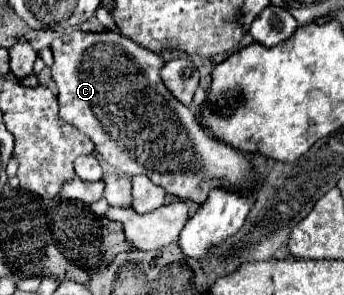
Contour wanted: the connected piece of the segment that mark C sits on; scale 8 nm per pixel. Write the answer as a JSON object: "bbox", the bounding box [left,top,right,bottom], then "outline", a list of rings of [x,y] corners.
{"bbox":[50,30,244,204],"outline":[[[112,30],[72,32],[66,38],[56,38],[50,50],[54,54],[50,70],[52,80],[58,86],[60,120],[86,134],[94,142],[96,152],[102,154],[110,166],[116,166],[130,178],[144,174],[168,194],[194,200],[198,204],[206,200],[208,190],[216,188],[216,184],[228,184],[228,180],[240,180],[240,176],[244,176],[244,154],[208,134],[192,110],[168,92],[160,78],[160,70],[164,68],[164,60],[160,56]]]}

